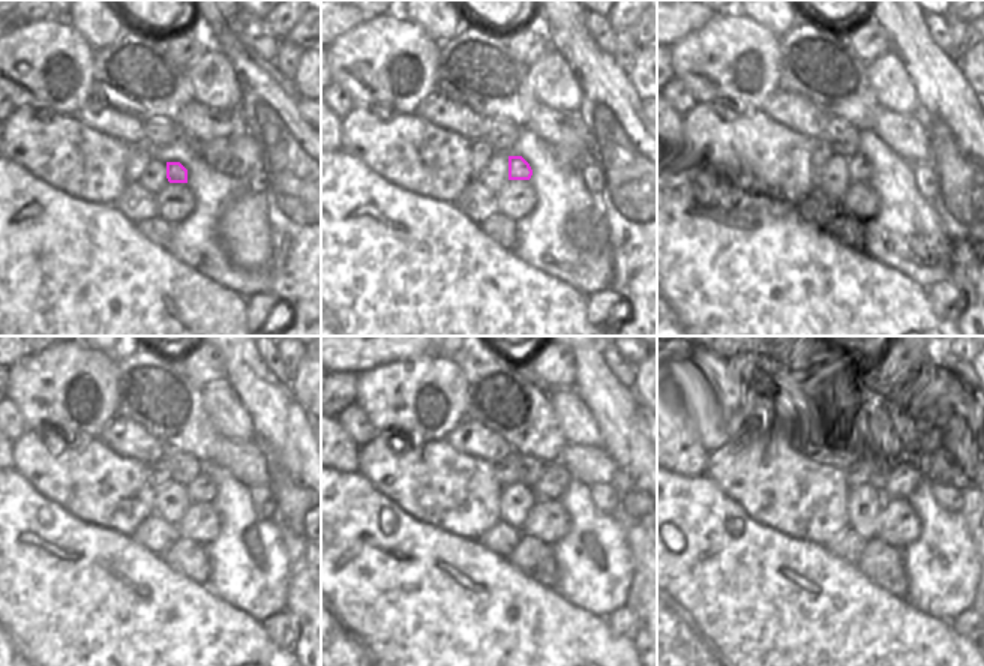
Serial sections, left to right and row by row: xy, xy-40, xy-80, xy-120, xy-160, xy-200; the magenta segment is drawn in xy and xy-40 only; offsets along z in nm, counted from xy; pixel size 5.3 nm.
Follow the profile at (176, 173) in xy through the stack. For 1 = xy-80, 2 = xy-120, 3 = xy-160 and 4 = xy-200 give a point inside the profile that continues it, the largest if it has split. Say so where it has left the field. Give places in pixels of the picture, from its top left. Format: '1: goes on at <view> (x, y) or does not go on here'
1: goes on at xy-80 (858, 168)
2: goes on at xy-120 (204, 488)
3: goes on at xy-160 (555, 479)
4: goes on at xy-200 (900, 479)

